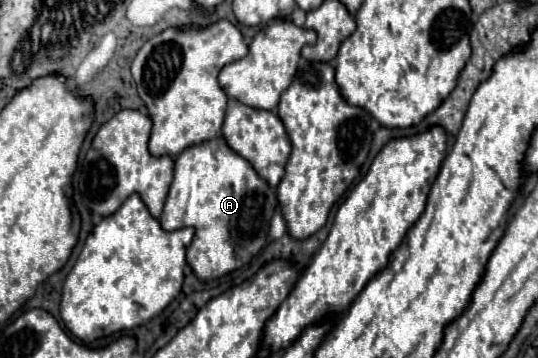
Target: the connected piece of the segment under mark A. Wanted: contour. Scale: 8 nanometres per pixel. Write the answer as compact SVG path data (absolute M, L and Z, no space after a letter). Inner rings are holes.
M219 136L189 146L175 158L175 178L171 182L169 196L159 222L165 230L177 230L185 226L195 228L195 238L187 250L187 262L199 280L211 280L241 268L265 246L269 220L275 208L277 208L277 194L273 192L273 188L255 172L251 162L233 152L227 146L225 138Z

